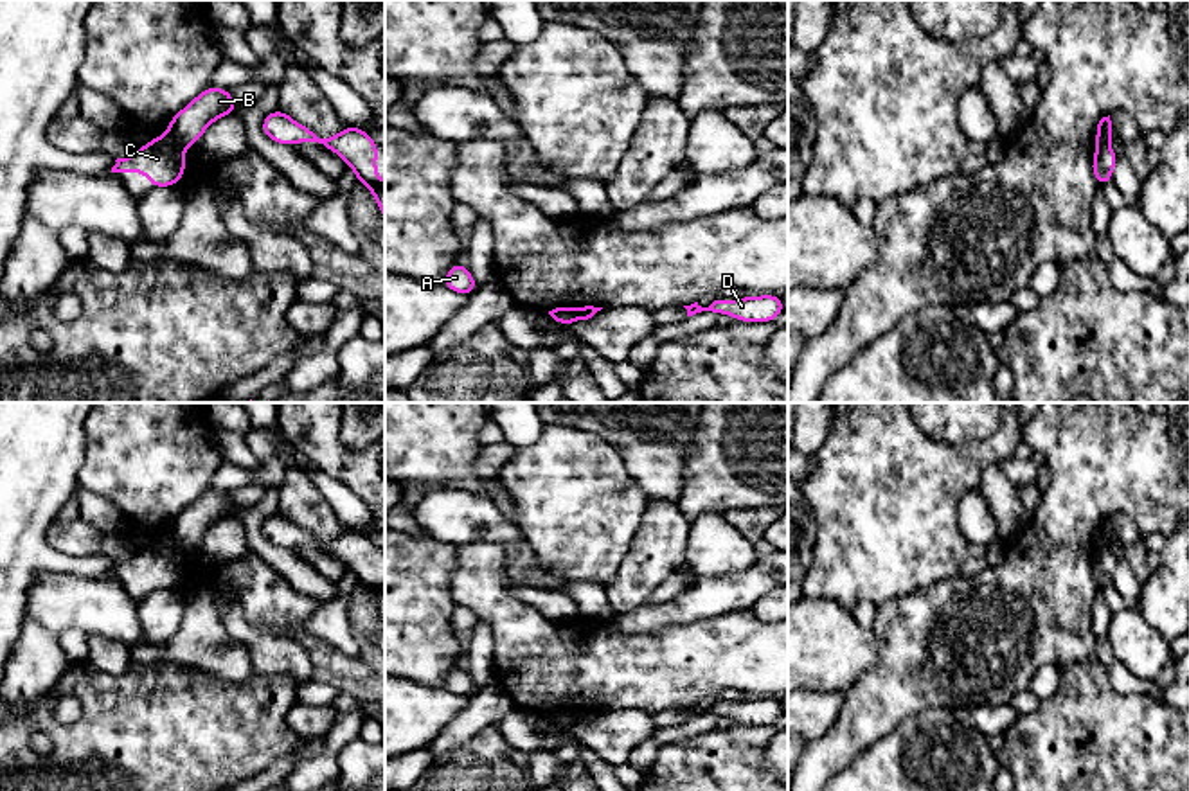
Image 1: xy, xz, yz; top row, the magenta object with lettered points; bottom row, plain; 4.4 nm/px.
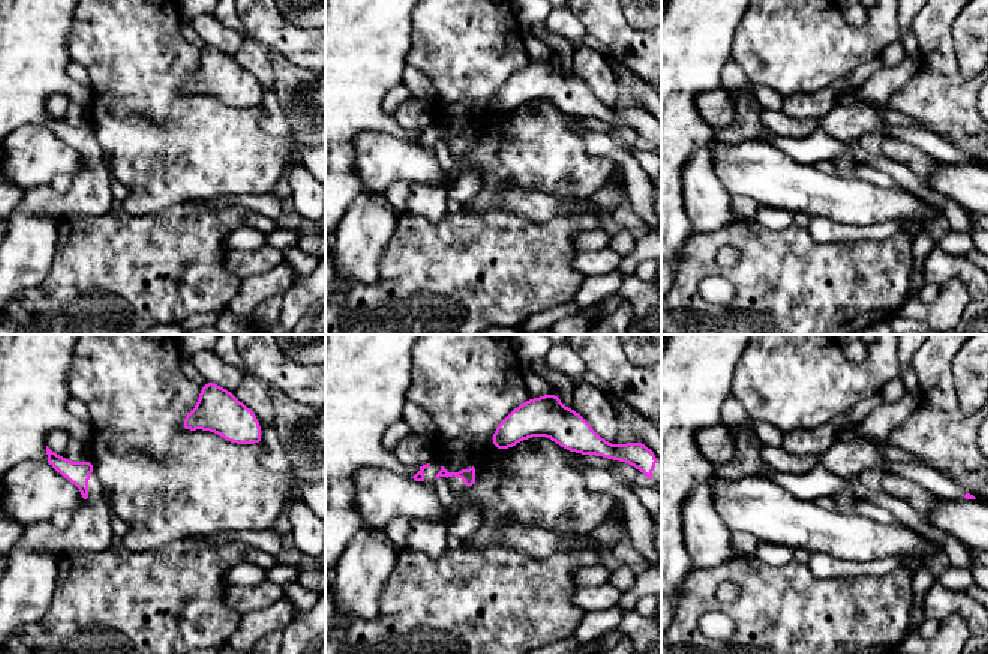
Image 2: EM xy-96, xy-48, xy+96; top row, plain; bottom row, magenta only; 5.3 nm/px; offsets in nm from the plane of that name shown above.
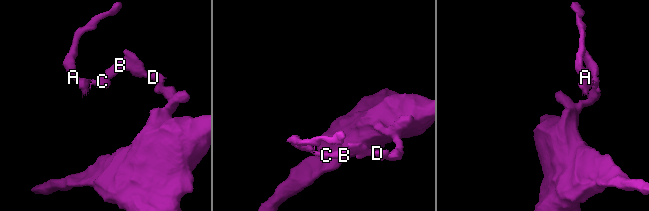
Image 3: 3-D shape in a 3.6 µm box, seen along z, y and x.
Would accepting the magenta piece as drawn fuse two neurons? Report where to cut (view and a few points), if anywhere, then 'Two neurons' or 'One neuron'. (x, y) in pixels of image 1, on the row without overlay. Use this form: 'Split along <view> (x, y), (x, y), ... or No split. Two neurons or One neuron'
Split along xy (166, 538), (180, 554). Two neurons

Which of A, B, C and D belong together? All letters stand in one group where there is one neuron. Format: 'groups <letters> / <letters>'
groups A C / B D

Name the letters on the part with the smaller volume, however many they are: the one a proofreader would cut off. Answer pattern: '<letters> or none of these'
A, C

